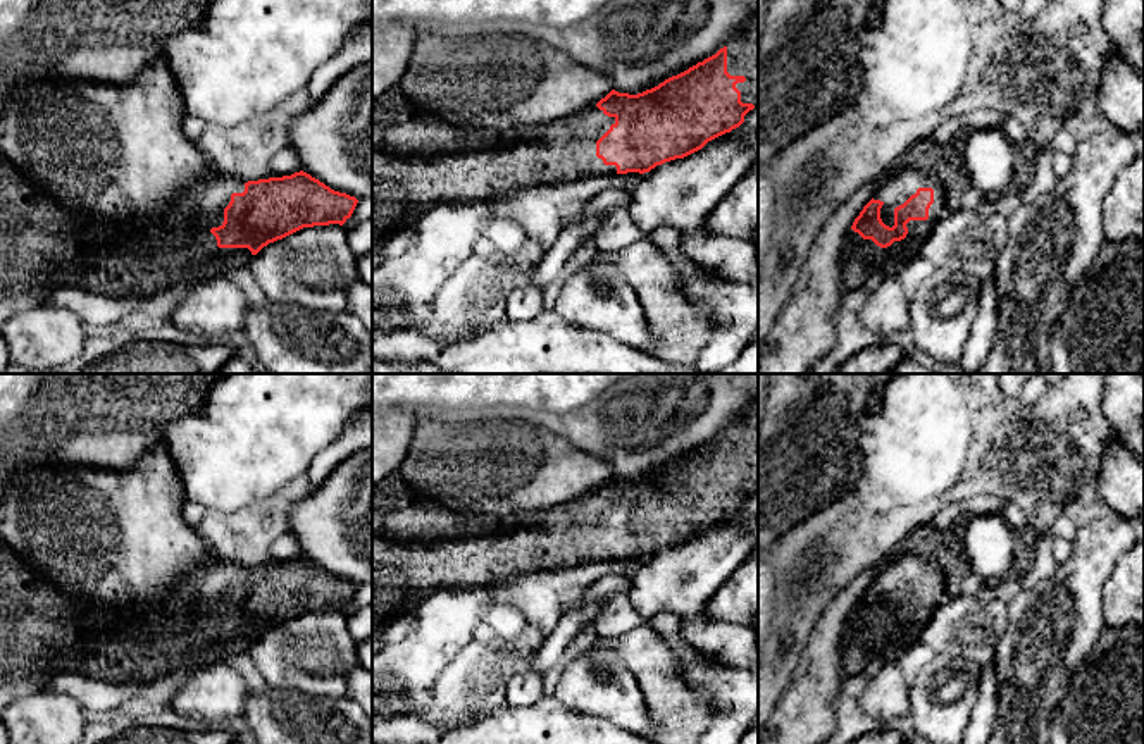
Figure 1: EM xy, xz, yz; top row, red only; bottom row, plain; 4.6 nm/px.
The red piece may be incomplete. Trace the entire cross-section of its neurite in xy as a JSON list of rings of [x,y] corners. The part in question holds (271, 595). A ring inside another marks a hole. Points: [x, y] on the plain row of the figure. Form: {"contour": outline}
{"contour": [[[303,556],[248,568],[212,560],[198,565],[155,603],[122,610],[102,637],[86,630],[83,644],[62,653],[57,666],[114,684],[150,684],[184,666],[207,666],[245,654],[264,632],[303,613],[343,611],[357,589],[355,582],[331,575]]]}

